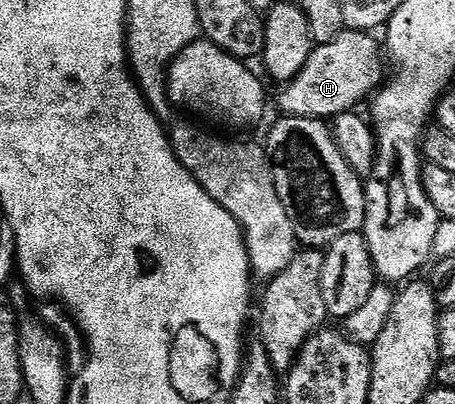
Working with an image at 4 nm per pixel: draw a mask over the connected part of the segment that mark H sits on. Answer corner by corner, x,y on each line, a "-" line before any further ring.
343,30
336,38
332,38
332,42
317,45
308,62
304,62
304,70
300,70
300,74
296,74
296,78
292,78
289,84
281,85
282,93
278,96
278,104
283,108
281,111
287,116
329,121
345,112
355,111
361,100
369,101
384,80
384,75
382,76
384,52
379,41
377,44
374,39
375,37
369,32

